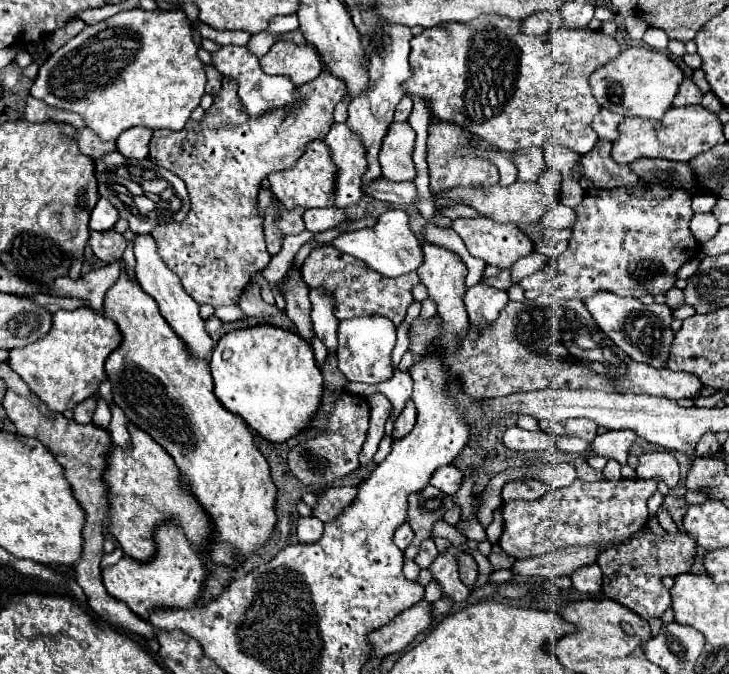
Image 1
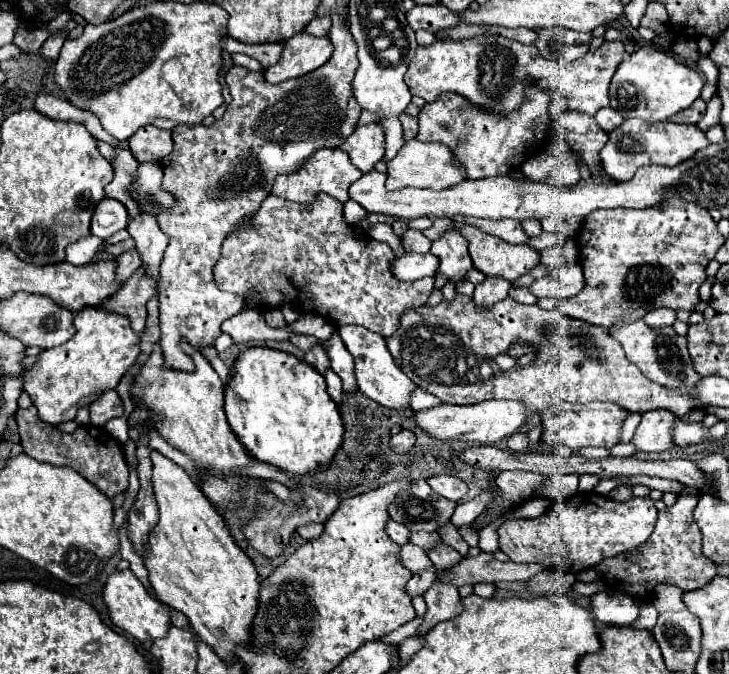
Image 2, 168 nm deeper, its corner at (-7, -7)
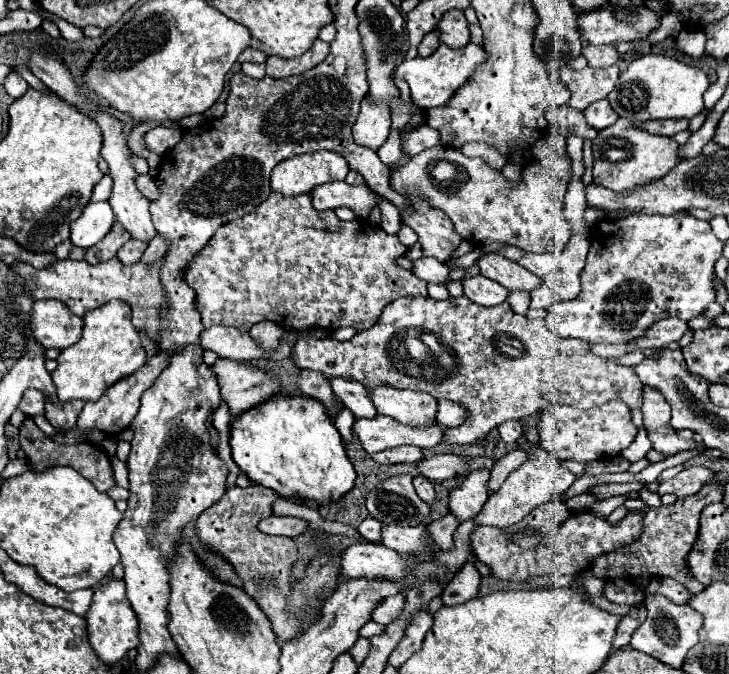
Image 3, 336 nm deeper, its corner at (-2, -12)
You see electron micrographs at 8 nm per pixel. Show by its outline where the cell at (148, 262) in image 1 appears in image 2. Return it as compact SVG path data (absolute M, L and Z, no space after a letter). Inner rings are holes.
M140 211L138 217L130 217L126 231L136 241L136 249L142 257L142 263L148 265L146 275L150 275L152 279L158 279L158 267L168 243L166 233L162 233L162 229L158 227L158 221L144 211Z

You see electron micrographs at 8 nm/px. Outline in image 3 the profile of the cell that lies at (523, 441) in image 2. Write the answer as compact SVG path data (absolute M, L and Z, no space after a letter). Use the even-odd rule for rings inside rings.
M513 420L513 422L507 422L507 424L501 424L499 426L499 436L505 444L515 444L521 436L523 436L523 428L521 428L521 422L519 420Z

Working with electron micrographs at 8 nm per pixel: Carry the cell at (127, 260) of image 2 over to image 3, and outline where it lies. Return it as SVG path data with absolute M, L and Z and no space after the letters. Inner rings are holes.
M129 240L129 242L121 248L121 252L117 252L117 258L119 258L121 264L125 264L125 266L137 264L137 262L141 260L145 248L147 248L147 246L143 246L143 244L137 242L137 240Z

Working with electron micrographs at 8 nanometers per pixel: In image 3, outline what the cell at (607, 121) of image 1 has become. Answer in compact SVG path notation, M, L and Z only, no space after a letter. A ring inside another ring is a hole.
M599 100L597 104L591 104L589 108L583 110L587 122L595 128L595 130L601 130L601 128L607 128L611 124L617 122L617 114L613 112L613 108L609 108L609 102L607 100Z

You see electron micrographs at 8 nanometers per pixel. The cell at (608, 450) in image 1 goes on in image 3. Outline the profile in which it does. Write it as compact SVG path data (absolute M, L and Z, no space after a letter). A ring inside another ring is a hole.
M645 388L645 400L641 412L643 412L643 428L647 430L653 450L671 456L699 446L695 440L683 440L677 436L677 432L671 426L671 408L667 400L661 396L661 392Z

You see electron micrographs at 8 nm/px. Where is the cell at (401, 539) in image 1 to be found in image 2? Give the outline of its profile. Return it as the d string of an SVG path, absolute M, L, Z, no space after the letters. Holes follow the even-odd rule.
M390 519L390 523L386 525L386 535L394 541L394 543L398 543L398 545L404 545L404 543L408 543L408 527L404 527L402 523L396 523L396 521L392 521Z

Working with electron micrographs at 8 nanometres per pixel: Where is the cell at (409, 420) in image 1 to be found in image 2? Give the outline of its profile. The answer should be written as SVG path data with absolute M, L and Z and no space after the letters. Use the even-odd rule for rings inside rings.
M402 429L400 433L390 437L390 449L394 453L408 453L414 447L414 443L416 443L416 435L408 429Z

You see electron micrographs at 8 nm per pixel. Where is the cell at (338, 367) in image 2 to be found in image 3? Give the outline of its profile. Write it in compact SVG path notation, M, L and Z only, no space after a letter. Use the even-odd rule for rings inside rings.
M333 376L331 380L335 396L353 412L355 418L373 418L377 410L373 408L373 402L365 398L365 386L361 382L351 382L339 376Z

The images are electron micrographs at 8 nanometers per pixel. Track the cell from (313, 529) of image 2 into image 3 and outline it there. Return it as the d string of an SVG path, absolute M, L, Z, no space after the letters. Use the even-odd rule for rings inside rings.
M269 516L261 522L261 528L267 534L281 534L281 536L293 538L293 536L303 534L309 528L309 524L307 520L293 518L293 516Z

